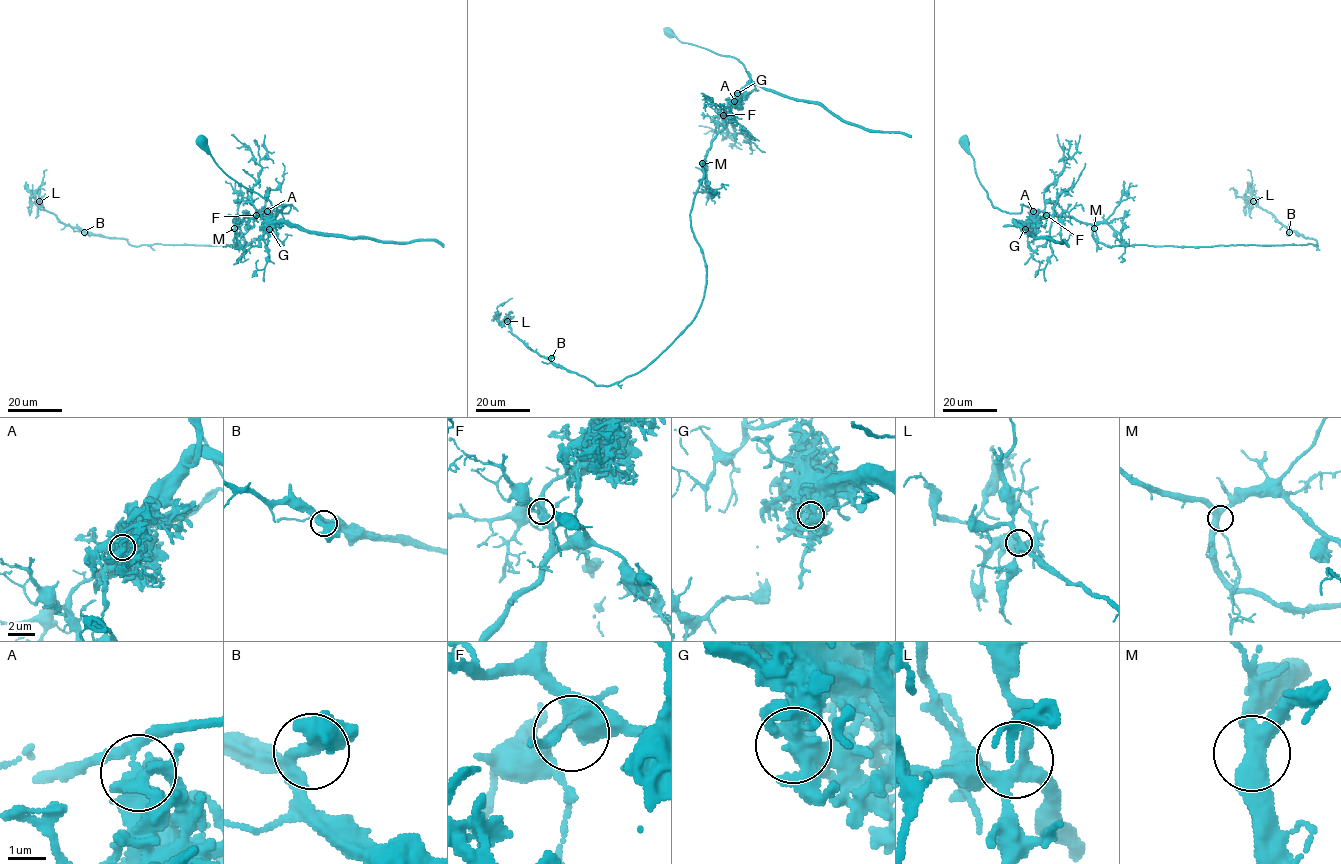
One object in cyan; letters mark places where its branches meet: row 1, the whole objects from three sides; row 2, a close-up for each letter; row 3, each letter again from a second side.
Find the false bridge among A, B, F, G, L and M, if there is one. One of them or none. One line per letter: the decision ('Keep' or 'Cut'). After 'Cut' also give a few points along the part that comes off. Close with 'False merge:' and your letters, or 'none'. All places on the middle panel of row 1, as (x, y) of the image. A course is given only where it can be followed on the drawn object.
A: Cut. Course of the part to remove: (734, 101), (752, 82), (796, 98), (817, 101), (847, 121), (871, 130), (904, 132), (911, 137)
B: Keep
F: Keep
G: Keep
L: Keep
M: Keep
False merge: A

